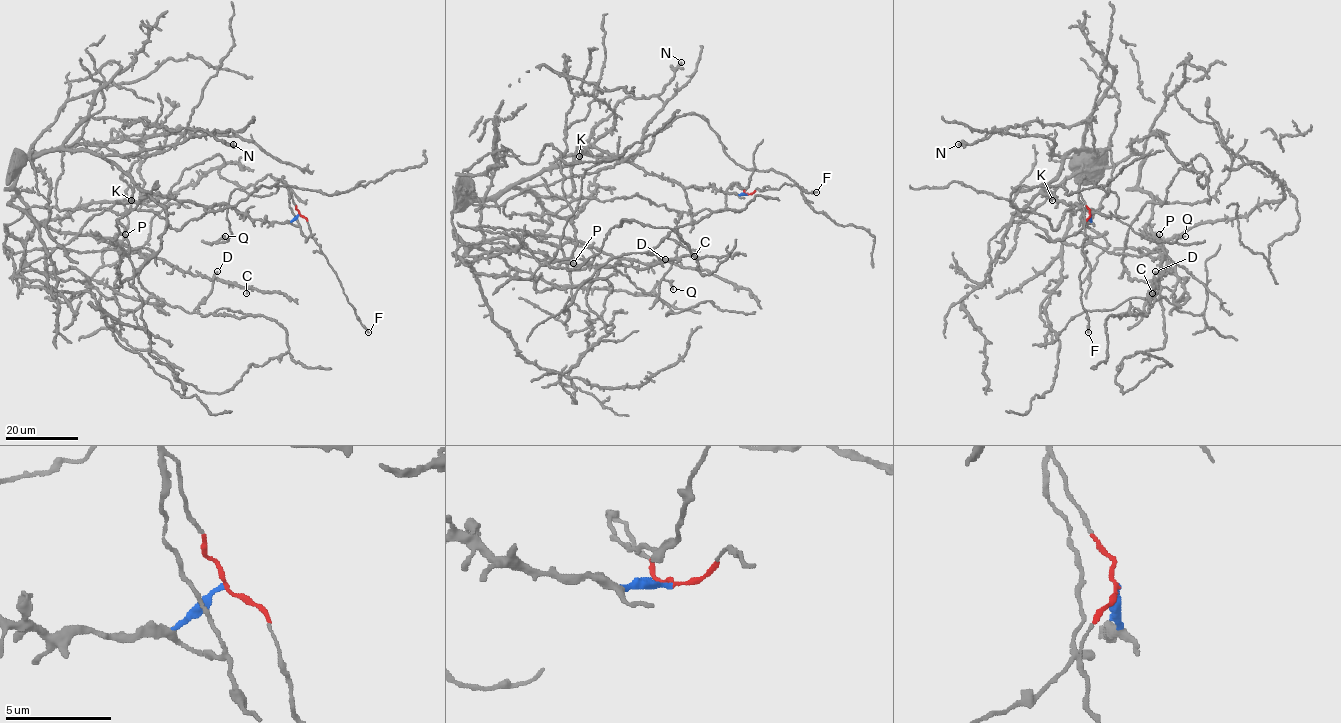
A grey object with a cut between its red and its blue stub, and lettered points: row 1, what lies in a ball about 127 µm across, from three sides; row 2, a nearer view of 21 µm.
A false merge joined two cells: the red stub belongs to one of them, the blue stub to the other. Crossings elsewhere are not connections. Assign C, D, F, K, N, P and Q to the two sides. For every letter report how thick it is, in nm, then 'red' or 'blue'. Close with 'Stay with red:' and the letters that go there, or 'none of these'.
C: 180 nm | blue
D: 200 nm | blue
F: 200 nm | red
K: 280 nm | blue
N: 360 nm | blue
P: 240 nm | blue
Q: 220 nm | red
Stay with red: F, Q

